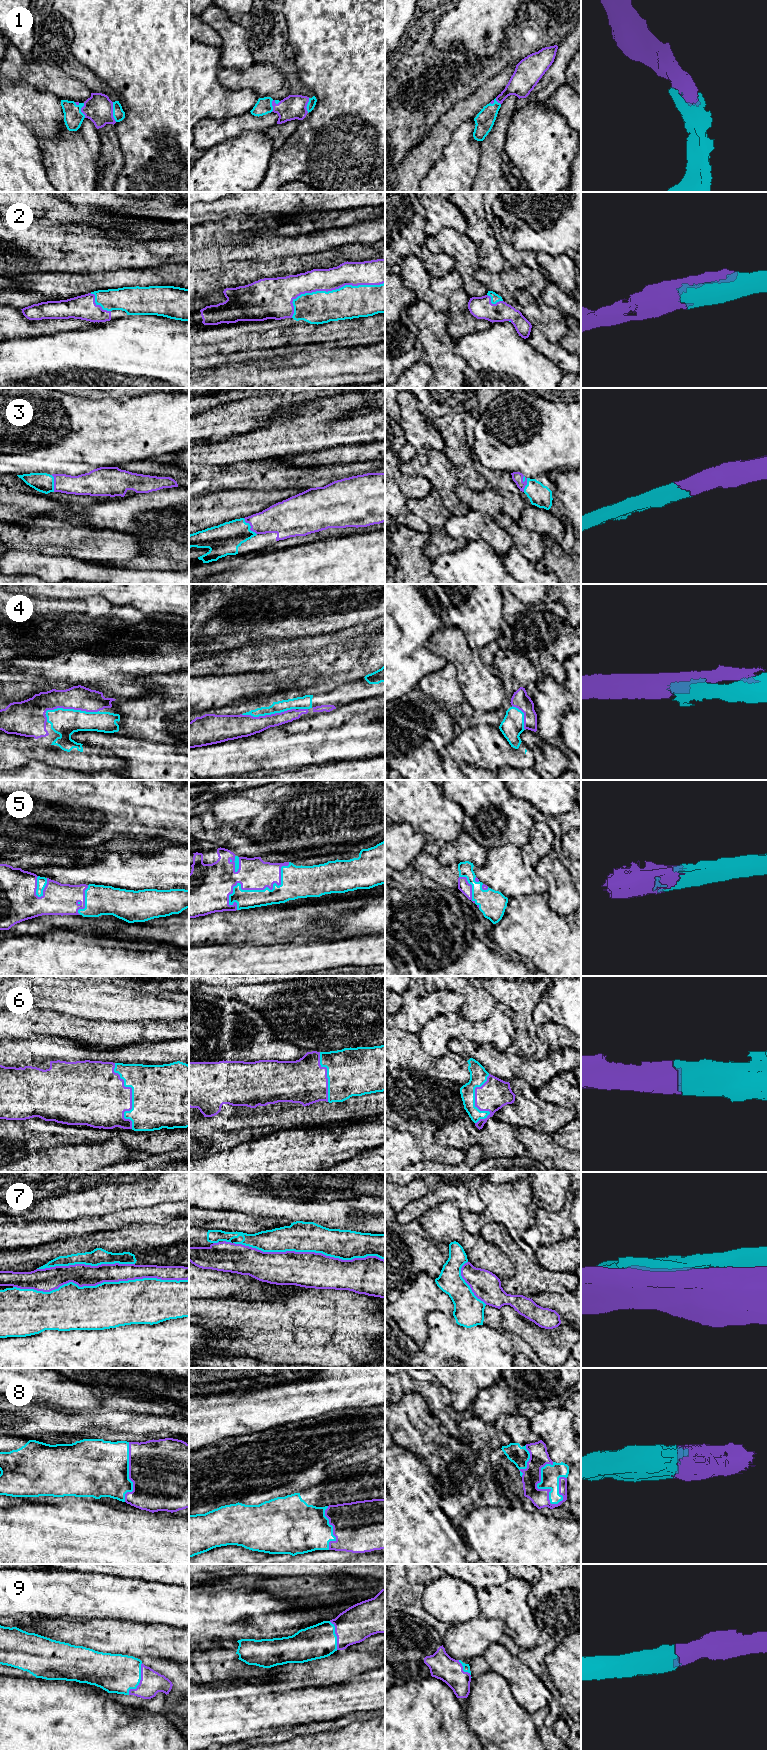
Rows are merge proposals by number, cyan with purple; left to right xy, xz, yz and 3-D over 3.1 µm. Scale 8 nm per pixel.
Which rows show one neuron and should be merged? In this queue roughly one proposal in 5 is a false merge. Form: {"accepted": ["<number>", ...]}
{"accepted": ["1", "2", "3", "4", "5", "6", "8", "9"]}

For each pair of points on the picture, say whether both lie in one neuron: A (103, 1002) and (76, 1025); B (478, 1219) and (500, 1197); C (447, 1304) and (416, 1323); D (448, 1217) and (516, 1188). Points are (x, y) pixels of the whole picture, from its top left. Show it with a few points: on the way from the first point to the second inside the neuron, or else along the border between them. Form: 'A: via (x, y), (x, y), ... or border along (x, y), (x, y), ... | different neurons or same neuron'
A: border along (60, 1012), (75, 1017), (106, 1021) | different neurons
B: via (484, 1215), (496, 1203) | same neuron
C: via (438, 1304), (430, 1304), (420, 1314) | same neuron
D: border along (461, 1212), (461, 1224), (469, 1232), (473, 1233) | different neurons

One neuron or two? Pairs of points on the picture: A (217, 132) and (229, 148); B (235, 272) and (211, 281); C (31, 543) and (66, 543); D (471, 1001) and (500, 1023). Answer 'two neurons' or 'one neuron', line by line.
A: two neurons
B: one neuron
C: one neuron
D: two neurons

